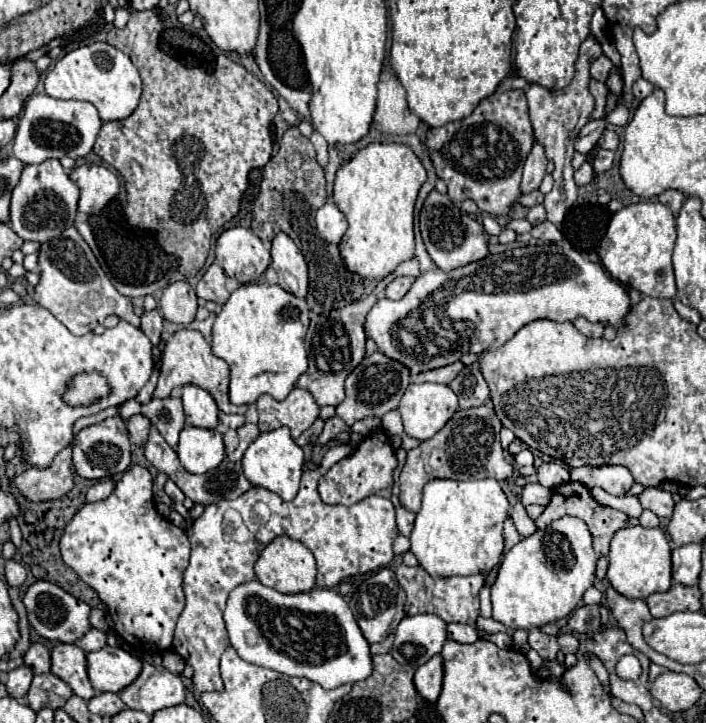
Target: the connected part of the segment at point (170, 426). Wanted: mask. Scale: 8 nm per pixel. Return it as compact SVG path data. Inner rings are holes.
M153 398L147 404L139 404L135 400L125 402L121 408L121 418L123 416L135 416L141 414L145 416L153 428L159 430L159 434L165 438L165 442L175 450L179 442L179 432L185 428L185 412L181 398Z

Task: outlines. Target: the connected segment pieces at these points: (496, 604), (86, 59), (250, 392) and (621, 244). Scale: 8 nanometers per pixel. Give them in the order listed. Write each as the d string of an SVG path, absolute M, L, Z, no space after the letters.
M563 516L553 520L547 528L537 530L535 534L521 538L503 558L495 584L491 586L491 602L493 602L493 618L505 624L509 630L515 628L537 628L549 622L557 622L569 616L579 600L583 598L585 590L593 586L595 580L595 564L599 556L593 550L593 536L587 524L575 516Z
M107 42L77 48L63 56L45 78L45 92L61 100L87 100L91 102L103 122L125 120L133 114L141 98L141 78L127 54Z
M245 284L237 288L213 324L213 354L223 358L231 370L229 400L233 404L255 404L261 394L285 400L299 376L307 372L305 334L309 328L307 302L285 292L277 284Z
M637 202L631 206L621 208L617 214L613 214L607 234L599 244L599 258L601 264L605 266L605 270L619 280L621 284L635 288L647 296L653 298L675 298L675 276L673 276L673 264L671 264L671 256L673 256L673 248L675 248L675 238L677 238L677 230L675 230L675 216L673 212L669 212L669 208L665 208L665 204L661 202Z

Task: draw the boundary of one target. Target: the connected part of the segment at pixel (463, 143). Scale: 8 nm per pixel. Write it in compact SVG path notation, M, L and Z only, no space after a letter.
M525 90L495 92L485 98L471 116L441 128L429 128L425 140L435 172L447 184L449 198L455 204L471 198L479 210L493 216L507 214L521 194L521 170L531 144L533 128L527 116Z

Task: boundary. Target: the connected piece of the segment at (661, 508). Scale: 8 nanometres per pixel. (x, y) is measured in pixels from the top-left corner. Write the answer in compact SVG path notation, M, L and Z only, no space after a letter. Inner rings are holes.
M647 488L647 490L639 496L639 500L641 500L643 508L655 512L657 516L667 516L667 518L669 518L669 516L673 514L673 506L675 506L675 502L673 502L671 494L665 492L665 490Z

